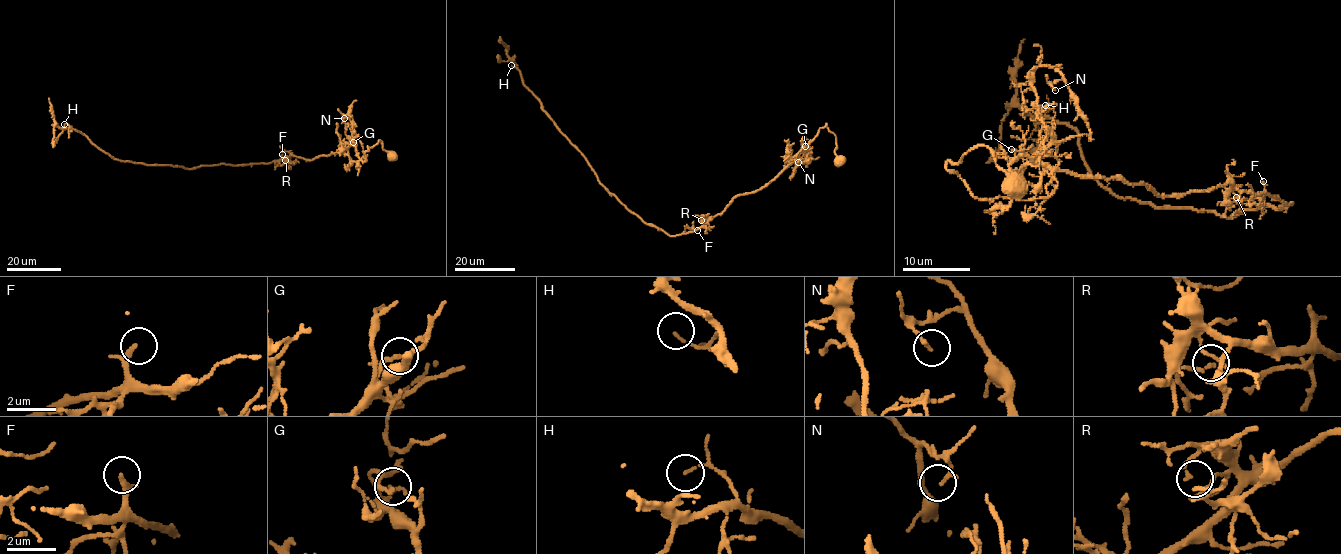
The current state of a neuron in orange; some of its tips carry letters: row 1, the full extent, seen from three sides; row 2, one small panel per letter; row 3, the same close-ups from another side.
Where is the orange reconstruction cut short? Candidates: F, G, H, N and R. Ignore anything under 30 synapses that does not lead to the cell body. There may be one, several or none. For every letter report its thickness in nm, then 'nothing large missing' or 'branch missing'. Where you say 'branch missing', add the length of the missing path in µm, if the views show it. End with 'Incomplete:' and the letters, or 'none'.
F: calibre 160 nm; branch missing; missing 10 µm
G: calibre 160 nm; nothing large missing
H: calibre 60 nm; nothing large missing
N: calibre 140 nm; nothing large missing
R: calibre 140 nm; nothing large missing
Incomplete: F

